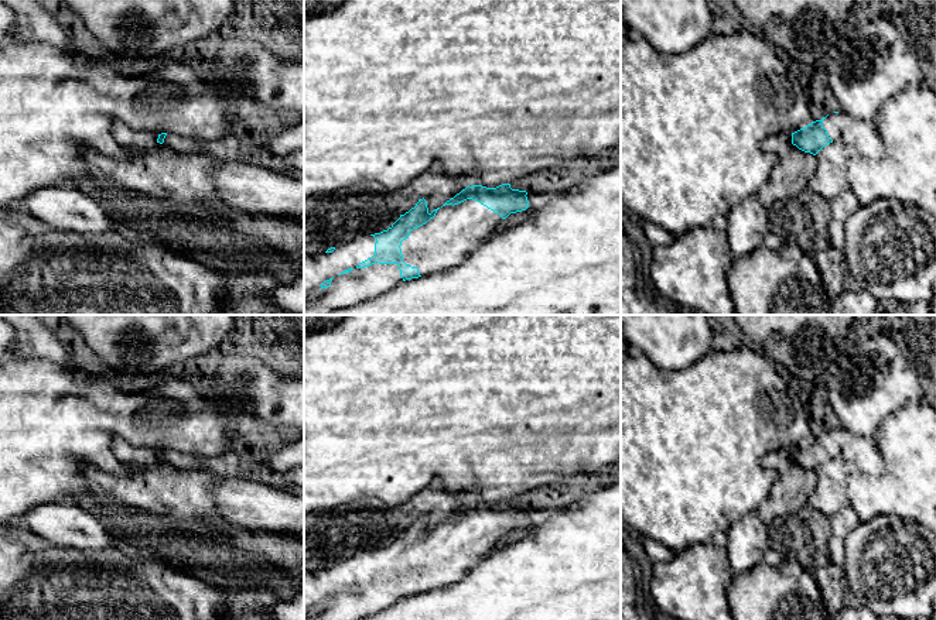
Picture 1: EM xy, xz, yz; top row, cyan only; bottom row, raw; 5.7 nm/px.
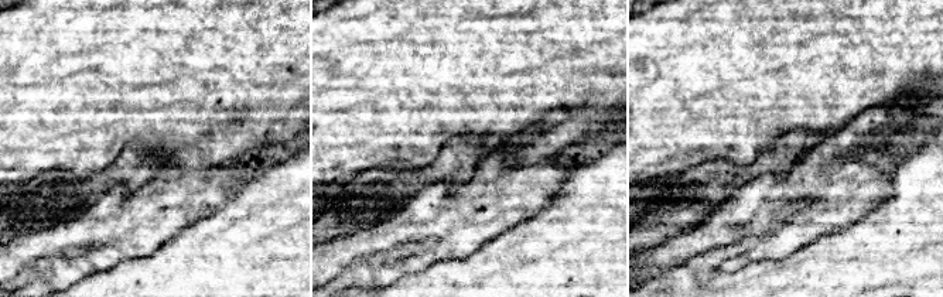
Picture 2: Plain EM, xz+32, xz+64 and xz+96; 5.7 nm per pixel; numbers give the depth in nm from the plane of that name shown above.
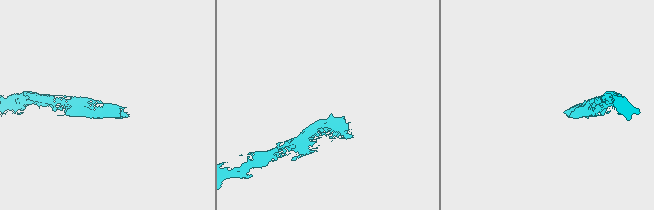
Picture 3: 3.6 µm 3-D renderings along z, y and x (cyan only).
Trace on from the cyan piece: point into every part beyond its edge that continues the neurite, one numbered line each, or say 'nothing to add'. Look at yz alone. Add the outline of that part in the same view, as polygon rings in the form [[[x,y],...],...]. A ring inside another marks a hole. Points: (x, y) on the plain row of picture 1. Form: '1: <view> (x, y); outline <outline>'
1: yz (860, 451); outline [[[838,427],[830,429],[821,441],[833,458],[843,458],[864,473],[879,476],[884,472],[885,463],[872,438],[854,435]]]

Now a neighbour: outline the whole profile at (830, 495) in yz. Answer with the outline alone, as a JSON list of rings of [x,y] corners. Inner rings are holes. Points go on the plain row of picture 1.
[[[833,458],[814,472],[814,490],[807,501],[814,511],[831,517],[850,506],[846,465],[843,458]]]

